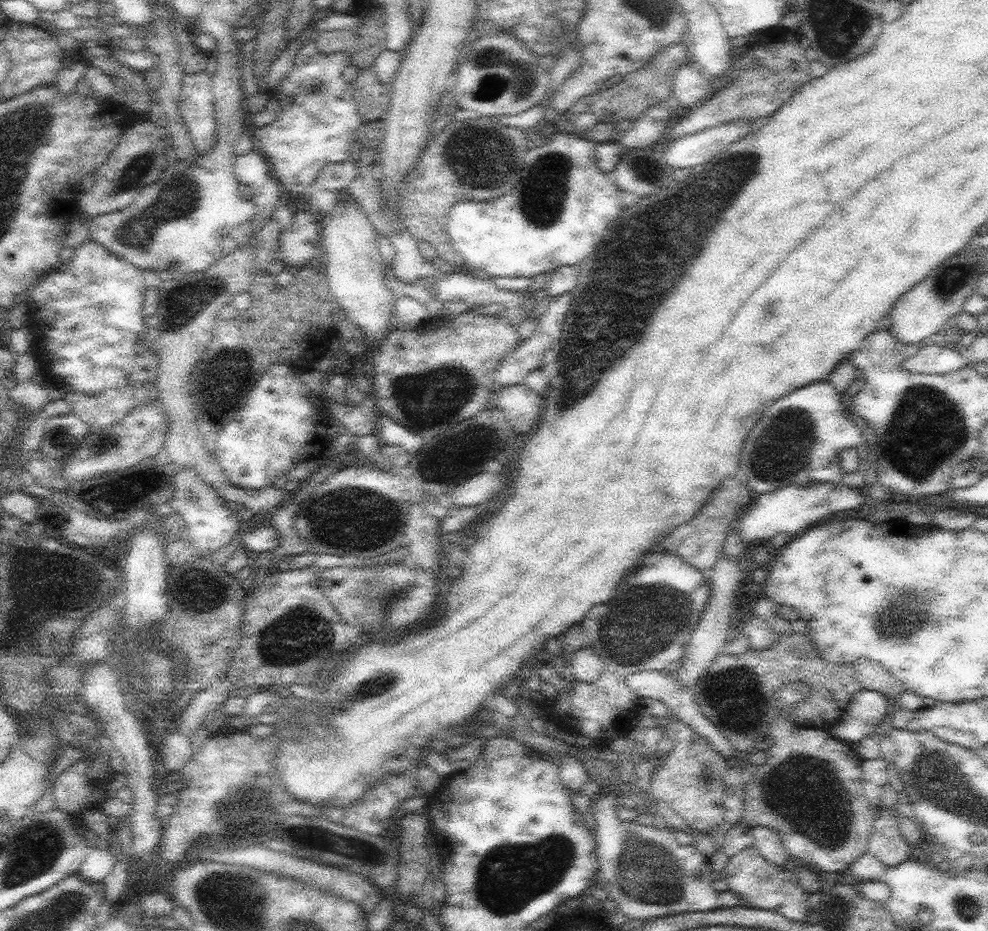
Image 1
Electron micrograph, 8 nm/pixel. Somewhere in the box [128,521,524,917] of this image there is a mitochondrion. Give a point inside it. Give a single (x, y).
(240, 812)

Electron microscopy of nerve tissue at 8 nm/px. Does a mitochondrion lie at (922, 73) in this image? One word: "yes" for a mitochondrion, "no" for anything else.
no

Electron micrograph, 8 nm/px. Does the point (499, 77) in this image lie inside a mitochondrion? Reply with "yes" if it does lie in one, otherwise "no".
yes

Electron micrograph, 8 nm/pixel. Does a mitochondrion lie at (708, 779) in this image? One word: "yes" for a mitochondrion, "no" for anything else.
yes

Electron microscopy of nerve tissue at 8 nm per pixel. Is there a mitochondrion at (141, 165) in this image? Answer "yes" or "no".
yes

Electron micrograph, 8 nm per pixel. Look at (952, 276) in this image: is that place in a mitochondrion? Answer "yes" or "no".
yes

